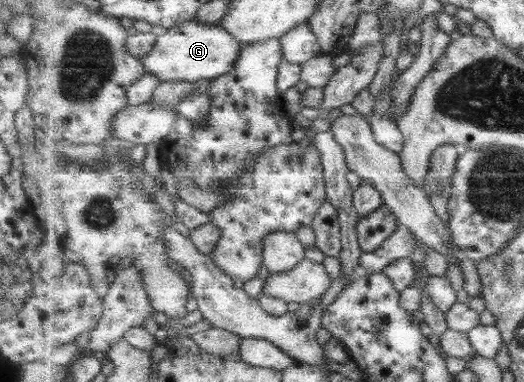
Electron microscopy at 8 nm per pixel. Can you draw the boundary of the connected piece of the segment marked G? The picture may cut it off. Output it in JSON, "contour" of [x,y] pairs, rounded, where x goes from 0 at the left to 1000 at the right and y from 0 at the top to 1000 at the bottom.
{"contour":[[[374,52],[344,60],[330,76],[302,92],[298,126],[271,165],[286,196],[298,196],[309,217],[319,212],[389,215],[439,191],[458,152],[464,115],[420,63],[385,60]]]}

